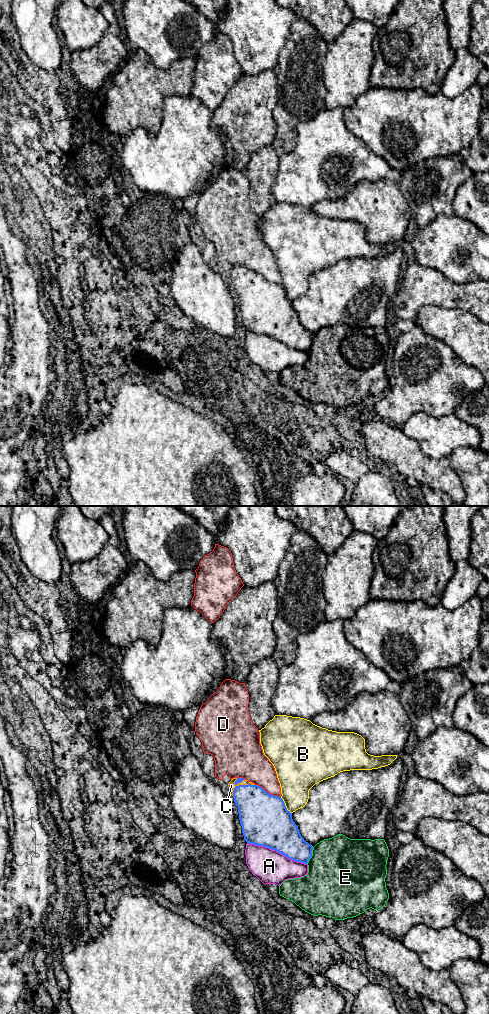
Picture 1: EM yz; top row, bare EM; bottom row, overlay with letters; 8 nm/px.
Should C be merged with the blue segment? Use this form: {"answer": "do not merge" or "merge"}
{"answer": "merge"}

